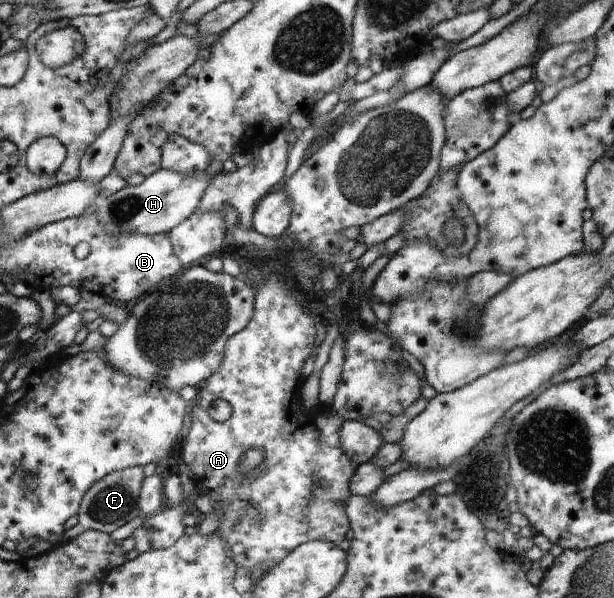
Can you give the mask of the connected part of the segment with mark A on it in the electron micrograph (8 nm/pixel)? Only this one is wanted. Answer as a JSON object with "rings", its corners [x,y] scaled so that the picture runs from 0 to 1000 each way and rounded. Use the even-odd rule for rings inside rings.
{"rings":[[[406,406],[396,411],[394,420],[401,430],[419,433],[432,470],[415,490],[409,537],[399,550],[370,567],[357,617],[337,632],[321,654],[319,669],[309,677],[314,706],[308,727],[301,731],[296,771],[314,791],[318,824],[334,831],[339,828],[350,841],[349,855],[363,858],[363,873],[352,891],[370,905],[384,950],[410,960],[419,948],[428,948],[430,955],[445,952],[484,911],[500,905],[523,903],[552,911],[562,901],[570,875],[559,841],[573,826],[568,801],[581,791],[583,778],[565,764],[562,754],[555,754],[552,721],[559,704],[539,694],[536,682],[523,679],[520,672],[507,684],[493,681],[489,659],[497,639],[493,610],[513,589],[523,564],[523,538],[500,527],[487,502],[474,497],[469,463],[436,431],[430,431],[417,411]],[[353,667],[376,677],[376,697],[362,707],[347,702],[337,689]],[[412,747],[428,754],[428,774],[396,794],[389,791],[389,774],[399,754]]]}

